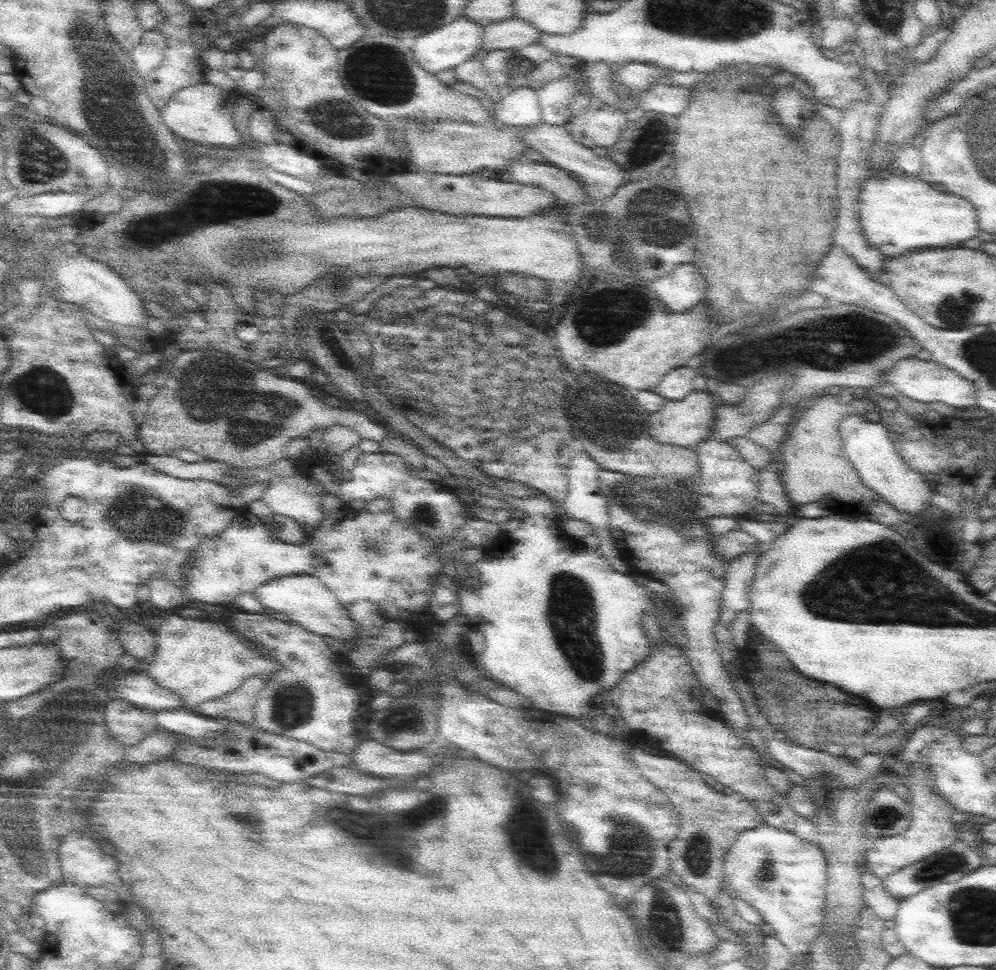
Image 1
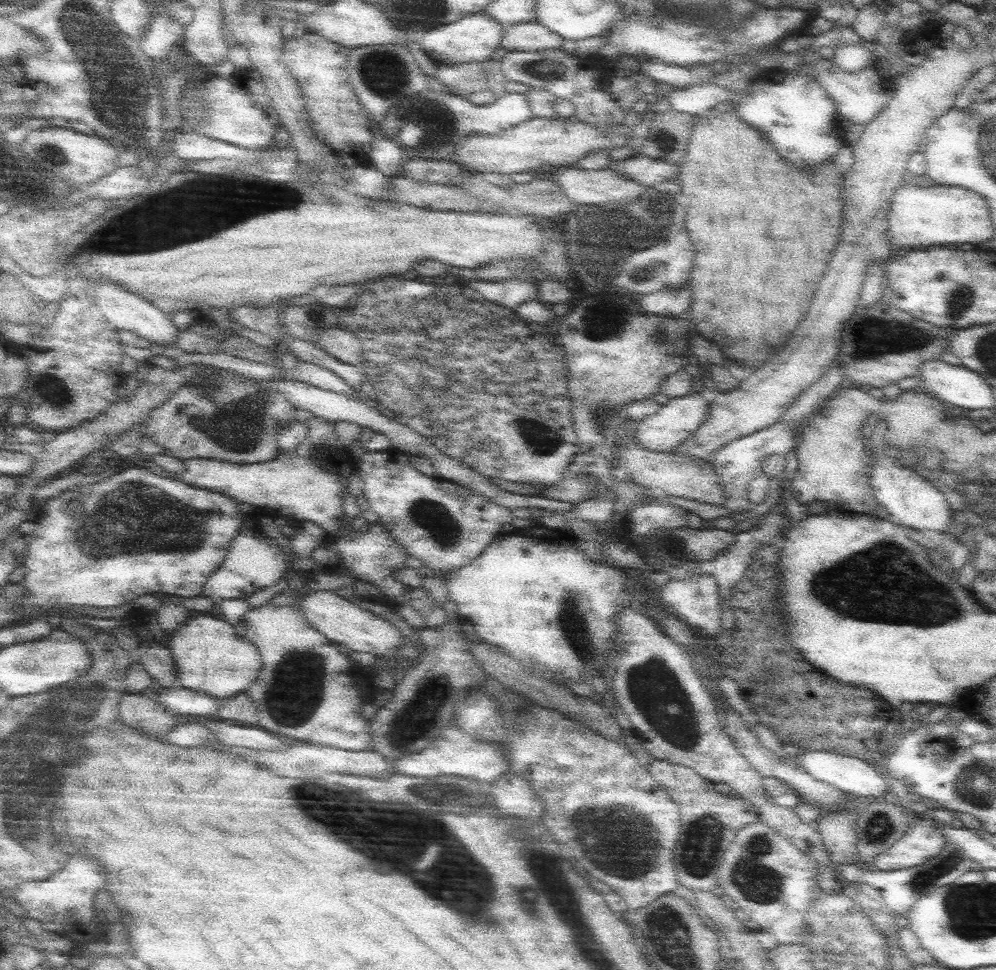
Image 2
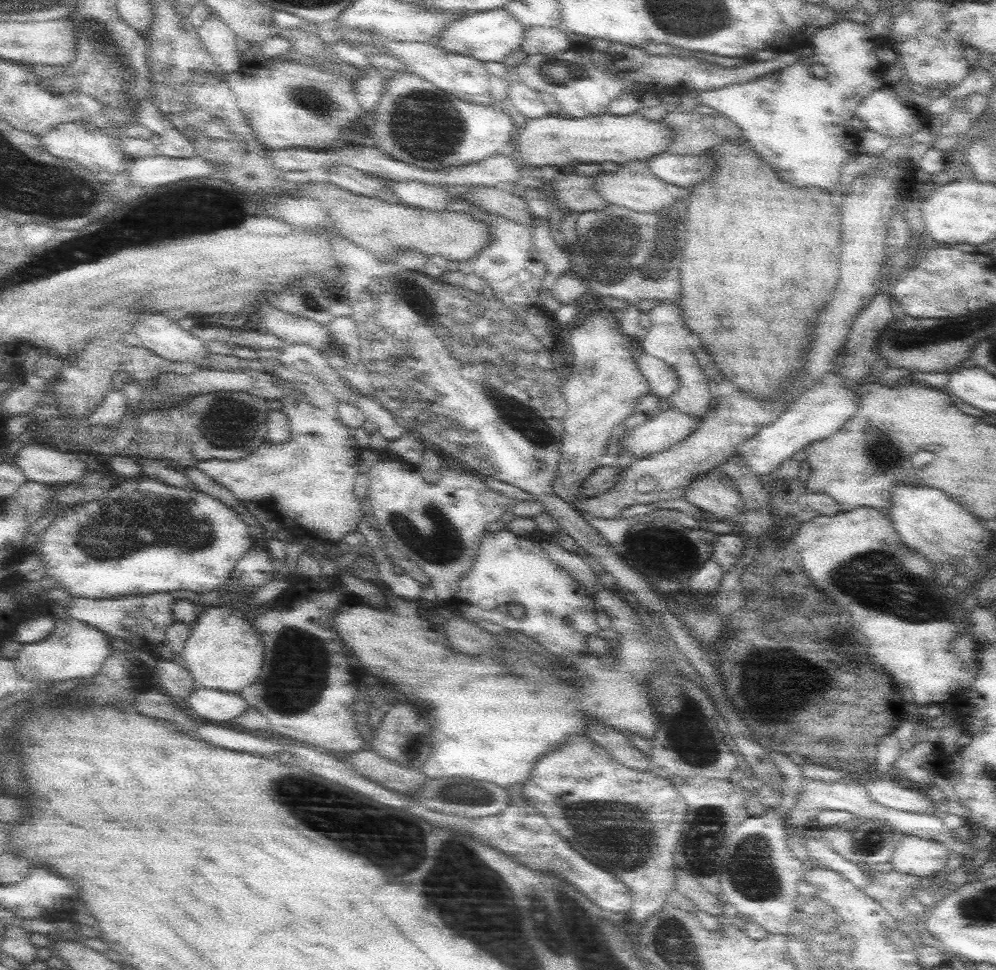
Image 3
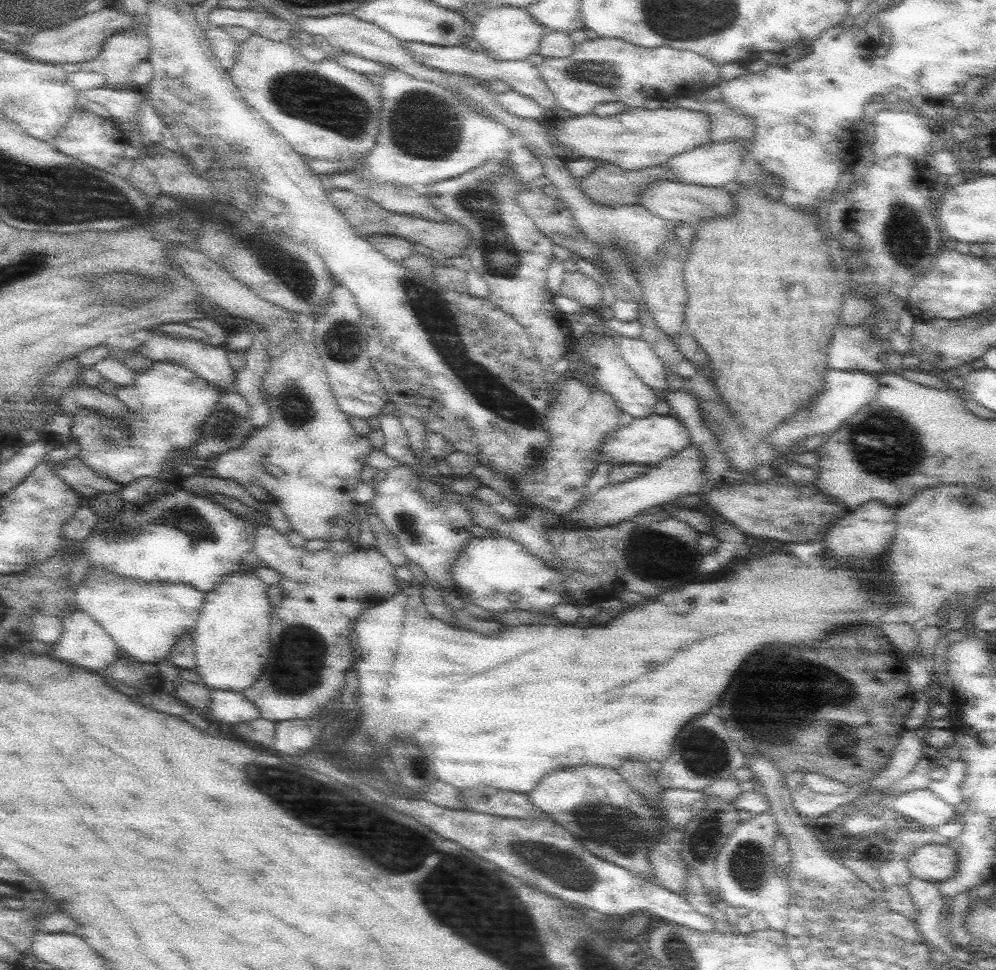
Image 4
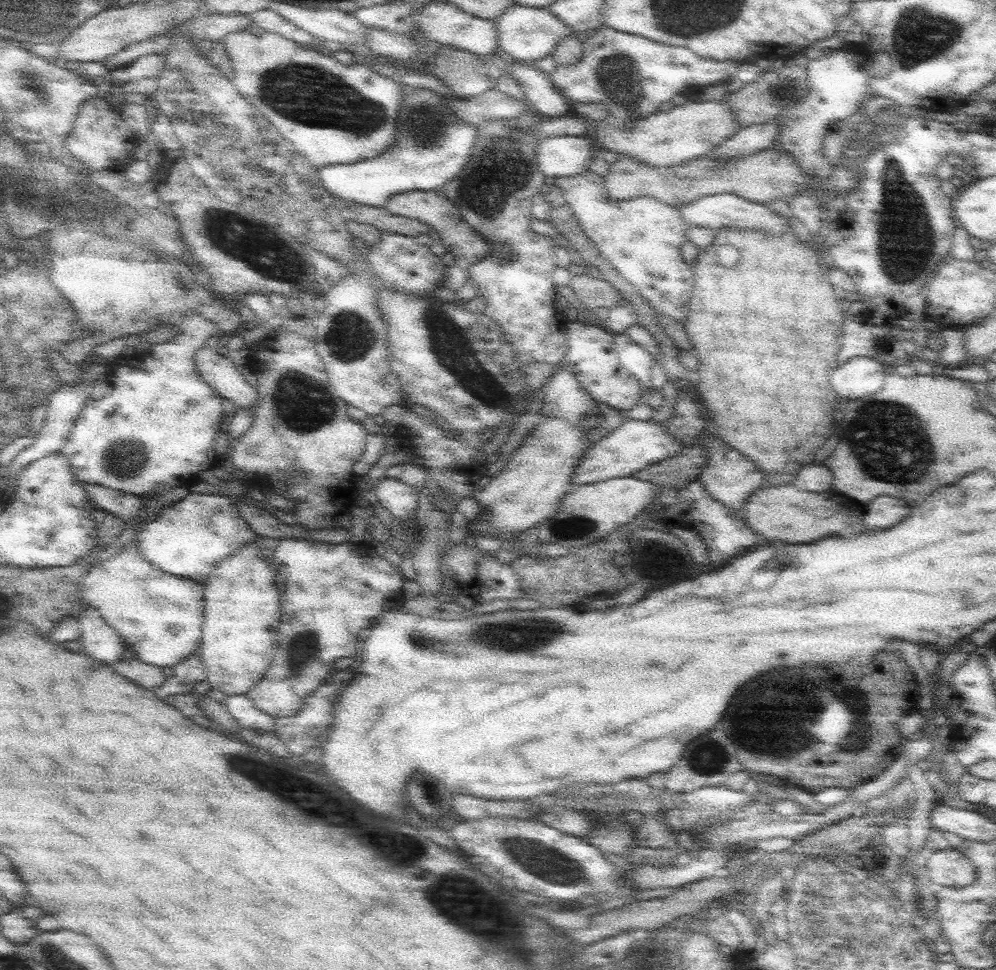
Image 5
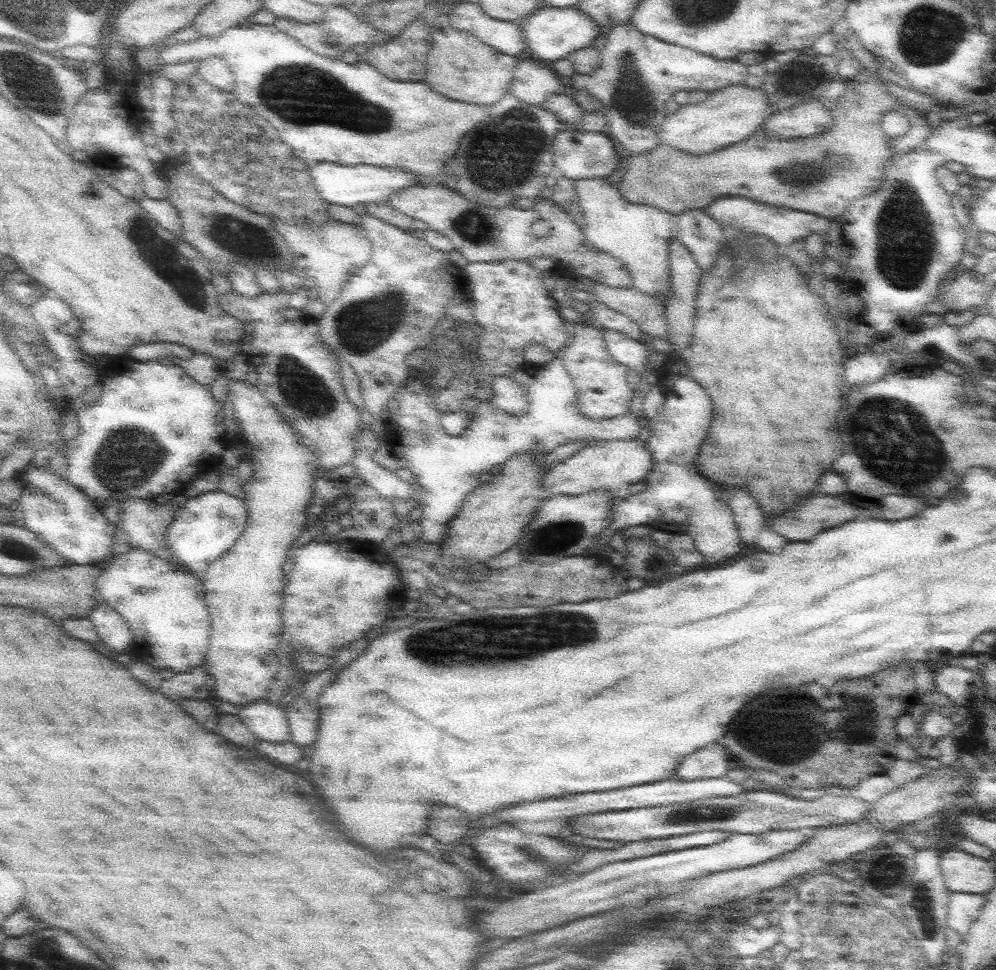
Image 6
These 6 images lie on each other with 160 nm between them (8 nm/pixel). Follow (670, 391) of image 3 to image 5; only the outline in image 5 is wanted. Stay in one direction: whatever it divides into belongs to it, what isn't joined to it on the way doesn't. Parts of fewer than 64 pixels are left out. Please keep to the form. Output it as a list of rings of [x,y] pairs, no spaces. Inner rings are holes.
[[[616,333],[615,340],[621,364],[645,386],[646,390],[652,392],[654,387],[650,378],[652,378],[656,358],[640,344],[636,344],[628,334]]]

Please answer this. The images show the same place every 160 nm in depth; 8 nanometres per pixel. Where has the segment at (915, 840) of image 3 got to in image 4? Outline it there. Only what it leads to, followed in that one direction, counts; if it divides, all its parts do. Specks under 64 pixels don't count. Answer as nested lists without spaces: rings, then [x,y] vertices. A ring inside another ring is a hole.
[[[942,844],[922,846],[910,856],[909,860],[913,878],[938,884],[956,873],[957,864],[957,850]]]

